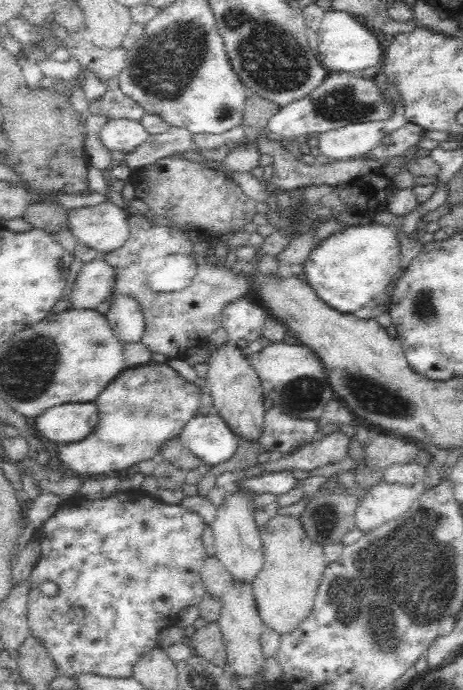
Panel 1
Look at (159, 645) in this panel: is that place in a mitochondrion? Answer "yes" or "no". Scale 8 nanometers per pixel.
no

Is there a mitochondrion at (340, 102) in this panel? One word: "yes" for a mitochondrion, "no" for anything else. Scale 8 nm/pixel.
yes

